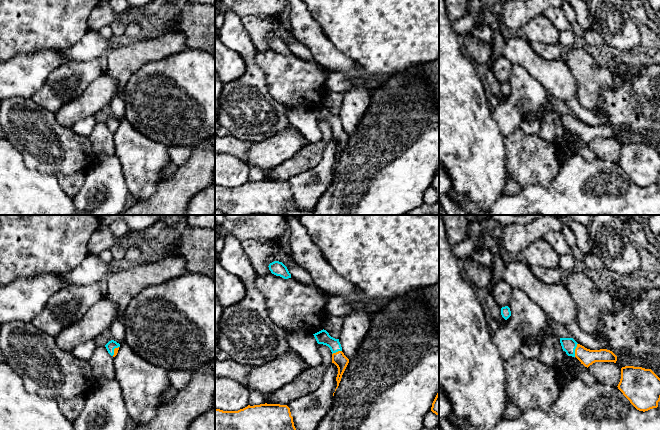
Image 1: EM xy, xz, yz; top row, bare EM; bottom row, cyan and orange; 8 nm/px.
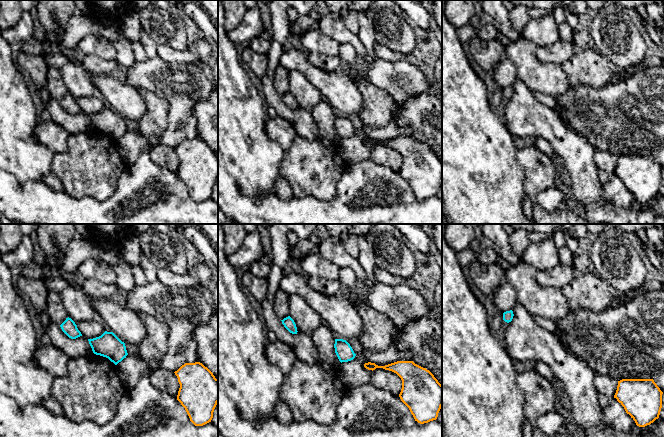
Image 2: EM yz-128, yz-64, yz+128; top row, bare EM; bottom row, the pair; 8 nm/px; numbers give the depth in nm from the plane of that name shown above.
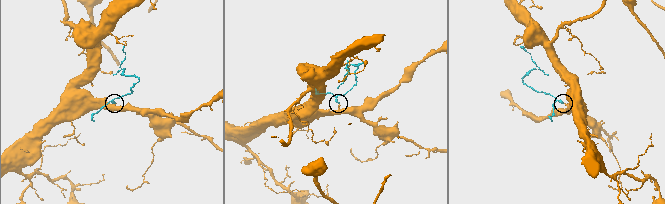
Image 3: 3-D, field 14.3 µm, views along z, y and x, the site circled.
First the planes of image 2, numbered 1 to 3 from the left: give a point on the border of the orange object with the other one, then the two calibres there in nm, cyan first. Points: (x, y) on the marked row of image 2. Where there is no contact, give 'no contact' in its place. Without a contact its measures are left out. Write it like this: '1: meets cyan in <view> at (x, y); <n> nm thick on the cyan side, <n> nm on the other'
1: no contact
2: no contact
3: no contact

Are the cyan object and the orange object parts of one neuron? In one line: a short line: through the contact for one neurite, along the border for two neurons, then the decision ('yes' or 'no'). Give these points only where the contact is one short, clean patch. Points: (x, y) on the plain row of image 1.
line yz (569, 121), (574, 126), (587, 133); yes

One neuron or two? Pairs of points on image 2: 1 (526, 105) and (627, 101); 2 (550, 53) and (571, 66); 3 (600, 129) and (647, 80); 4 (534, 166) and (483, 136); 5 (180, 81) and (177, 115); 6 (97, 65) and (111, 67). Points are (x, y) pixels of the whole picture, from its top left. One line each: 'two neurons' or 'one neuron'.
1: two neurons
2: two neurons
3: one neuron
4: two neurons
5: one neuron
6: one neuron

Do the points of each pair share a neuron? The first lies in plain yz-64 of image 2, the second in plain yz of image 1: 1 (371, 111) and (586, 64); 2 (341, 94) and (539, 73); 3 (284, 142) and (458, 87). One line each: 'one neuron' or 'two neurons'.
1: one neuron
2: one neuron
3: two neurons

